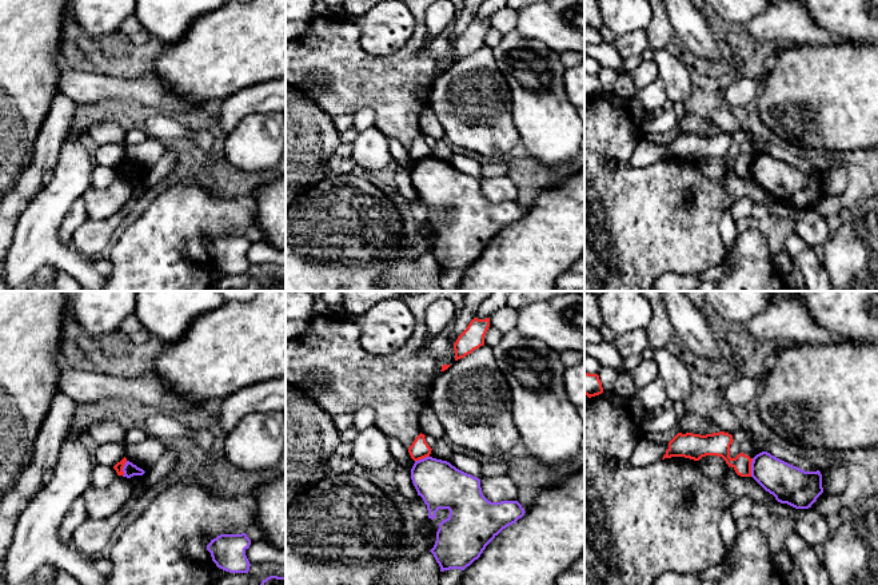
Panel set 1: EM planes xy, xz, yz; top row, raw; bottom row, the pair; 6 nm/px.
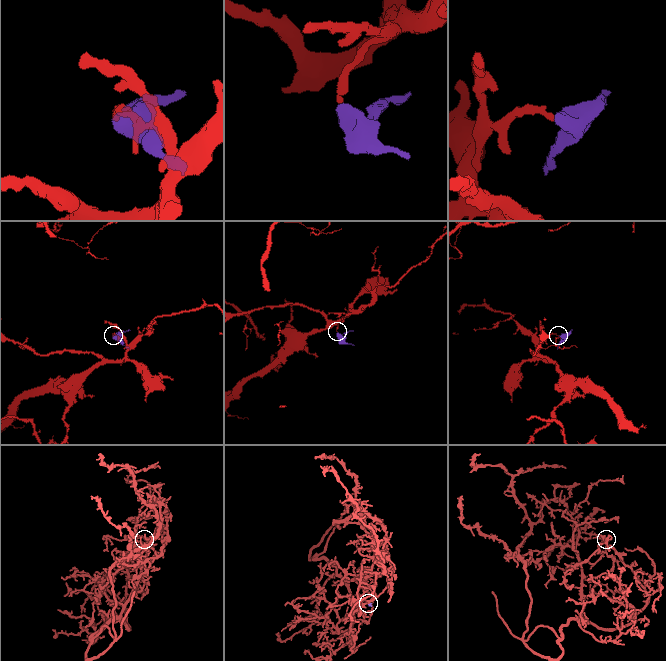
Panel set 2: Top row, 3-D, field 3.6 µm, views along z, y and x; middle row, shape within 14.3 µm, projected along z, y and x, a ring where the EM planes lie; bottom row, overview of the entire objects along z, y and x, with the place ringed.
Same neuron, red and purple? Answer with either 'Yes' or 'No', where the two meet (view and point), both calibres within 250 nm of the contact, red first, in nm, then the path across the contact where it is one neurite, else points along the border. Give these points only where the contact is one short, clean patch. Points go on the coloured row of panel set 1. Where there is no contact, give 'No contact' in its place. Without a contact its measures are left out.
No. Touches red at yz (750, 468). Thickness 140 nm (red) against 220 nm. Boundary: yz (753, 458), (750, 476)

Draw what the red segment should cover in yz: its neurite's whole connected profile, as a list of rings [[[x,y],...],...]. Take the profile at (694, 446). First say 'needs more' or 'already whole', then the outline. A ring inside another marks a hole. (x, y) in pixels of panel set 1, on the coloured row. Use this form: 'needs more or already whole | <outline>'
already whole | [[[725,431],[713,434],[693,434],[678,433],[670,442],[666,450],[665,458],[685,457],[694,461],[699,461],[706,455],[722,457],[729,467],[731,466],[741,477],[751,477],[753,458],[739,453],[735,458],[730,457],[730,445],[733,443],[733,435]]]

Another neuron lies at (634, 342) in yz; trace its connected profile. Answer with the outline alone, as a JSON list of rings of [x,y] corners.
[[[634,330],[628,334],[620,335],[615,338],[614,345],[623,358],[634,354],[642,354],[642,351],[648,347],[646,330]]]

